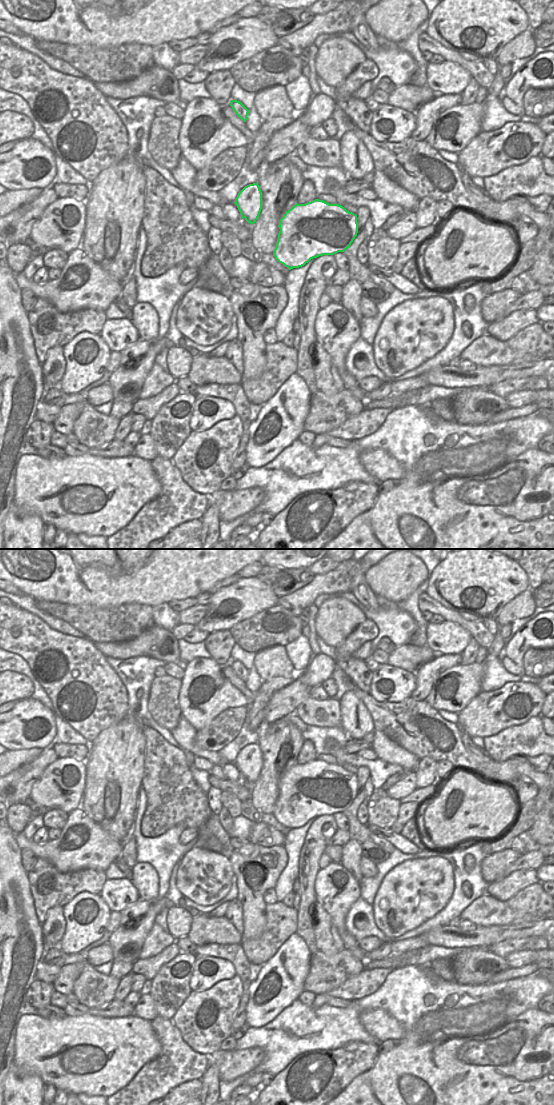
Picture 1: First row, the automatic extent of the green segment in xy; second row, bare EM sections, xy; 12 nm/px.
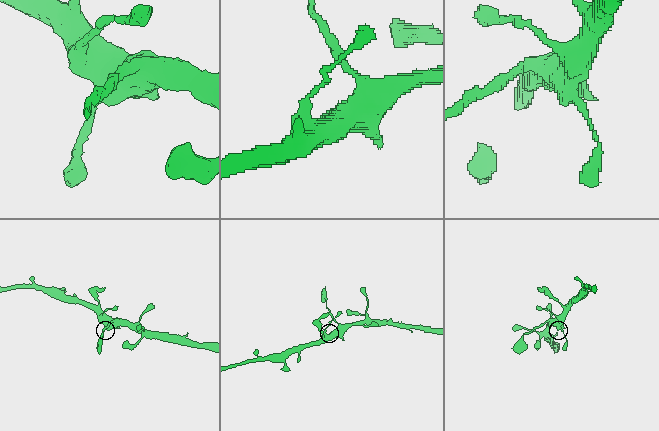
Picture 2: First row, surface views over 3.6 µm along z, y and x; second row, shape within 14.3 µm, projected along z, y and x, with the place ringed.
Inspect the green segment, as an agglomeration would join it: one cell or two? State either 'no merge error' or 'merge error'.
merge error

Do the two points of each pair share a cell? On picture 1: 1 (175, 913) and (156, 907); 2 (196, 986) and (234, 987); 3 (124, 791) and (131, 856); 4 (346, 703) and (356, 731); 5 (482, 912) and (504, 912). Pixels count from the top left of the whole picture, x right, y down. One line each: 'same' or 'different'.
1: different
2: different
3: different
4: same
5: same

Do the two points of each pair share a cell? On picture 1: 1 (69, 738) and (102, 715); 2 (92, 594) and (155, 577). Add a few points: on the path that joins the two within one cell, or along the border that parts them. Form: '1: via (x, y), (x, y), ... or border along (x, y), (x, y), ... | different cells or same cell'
1: border along (59, 717), (91, 741) | different cells
2: via (108, 578), (139, 577) | same cell

